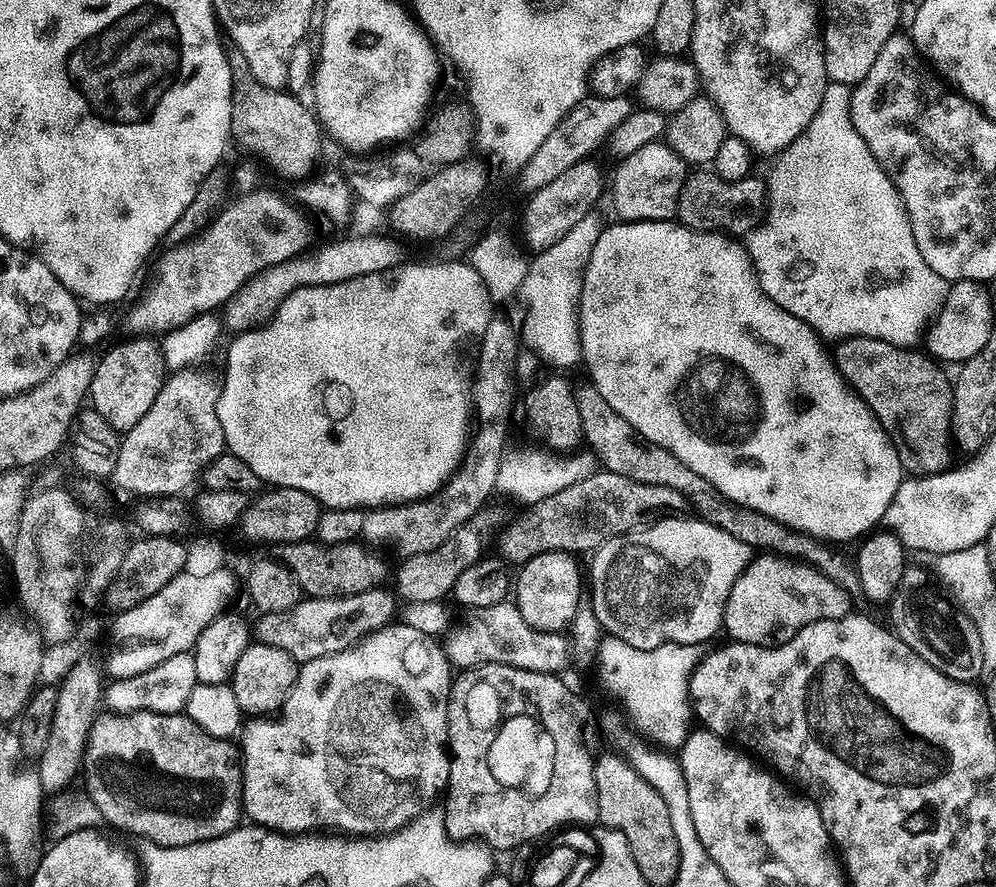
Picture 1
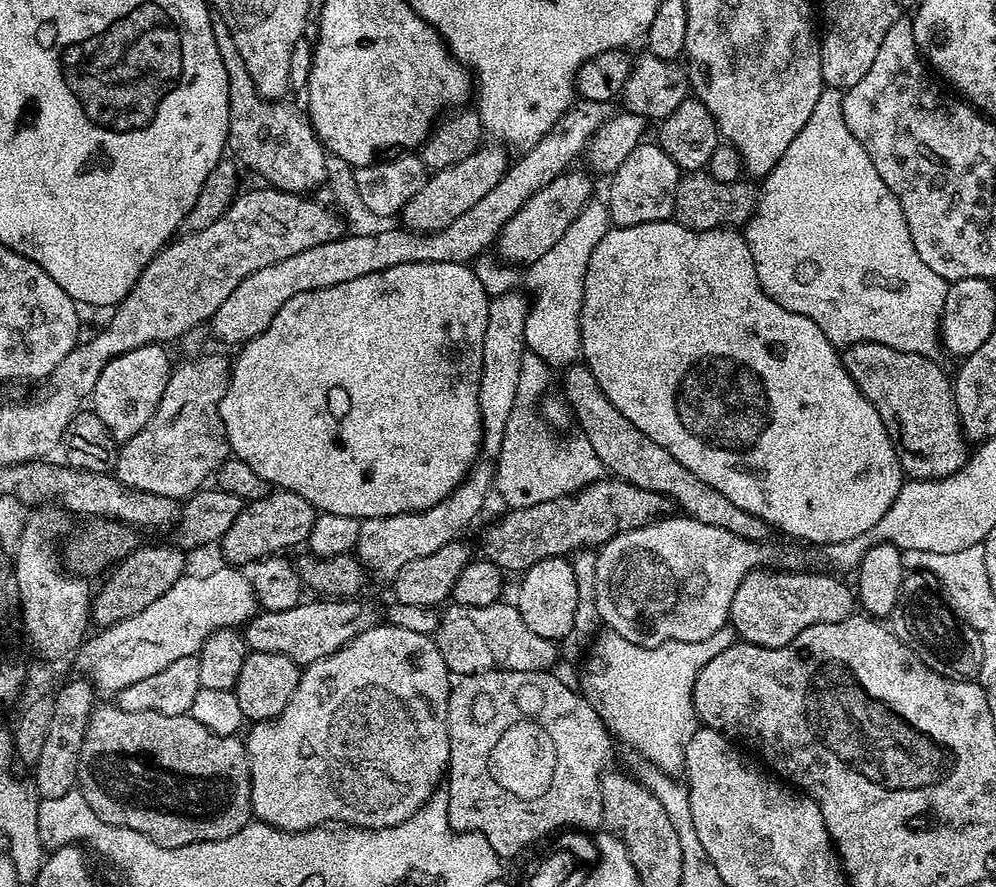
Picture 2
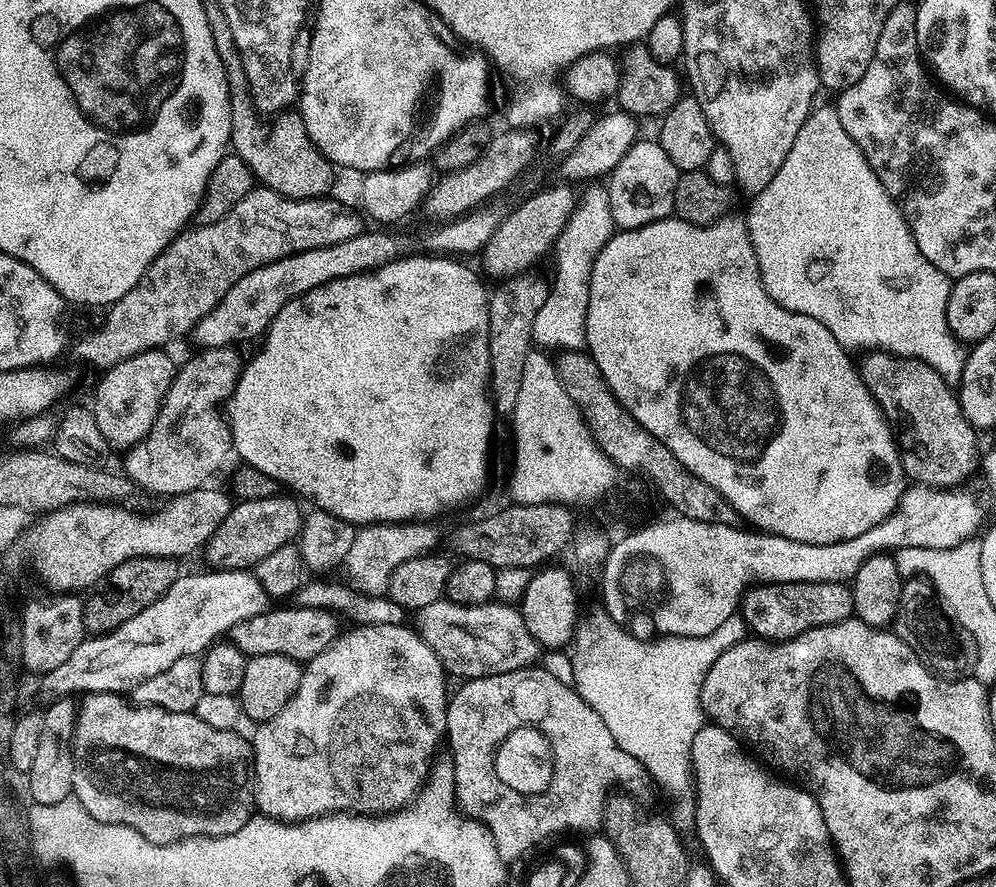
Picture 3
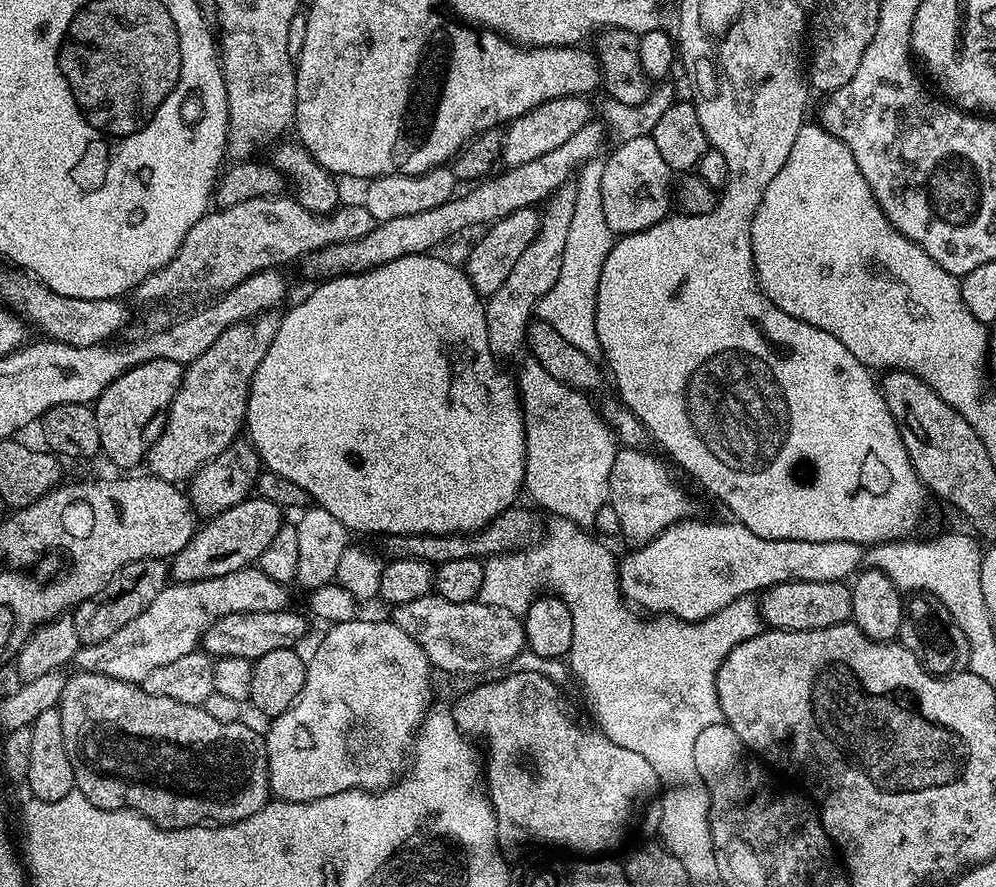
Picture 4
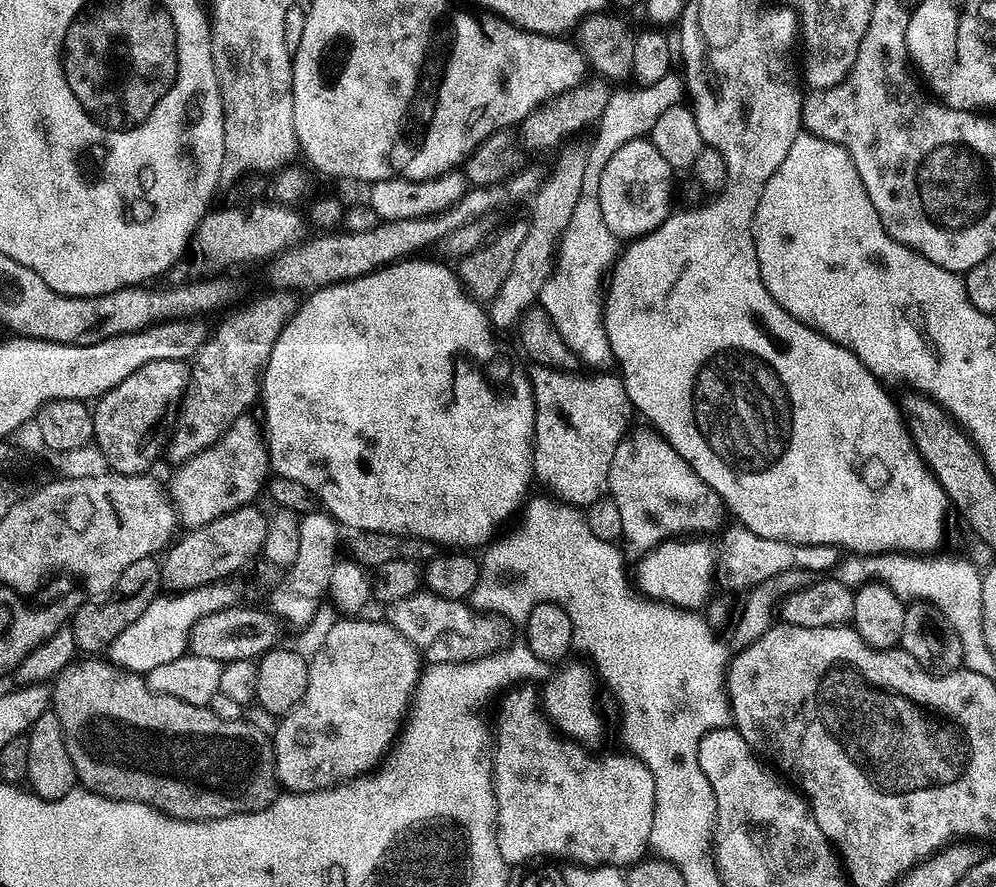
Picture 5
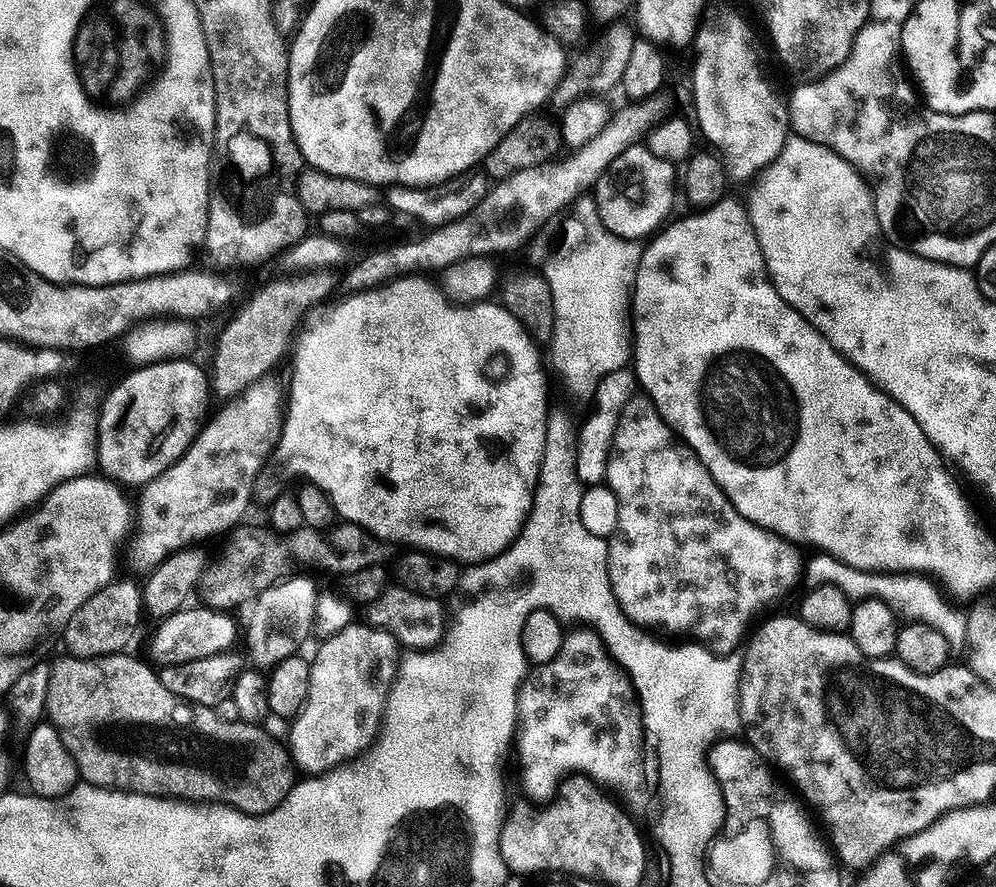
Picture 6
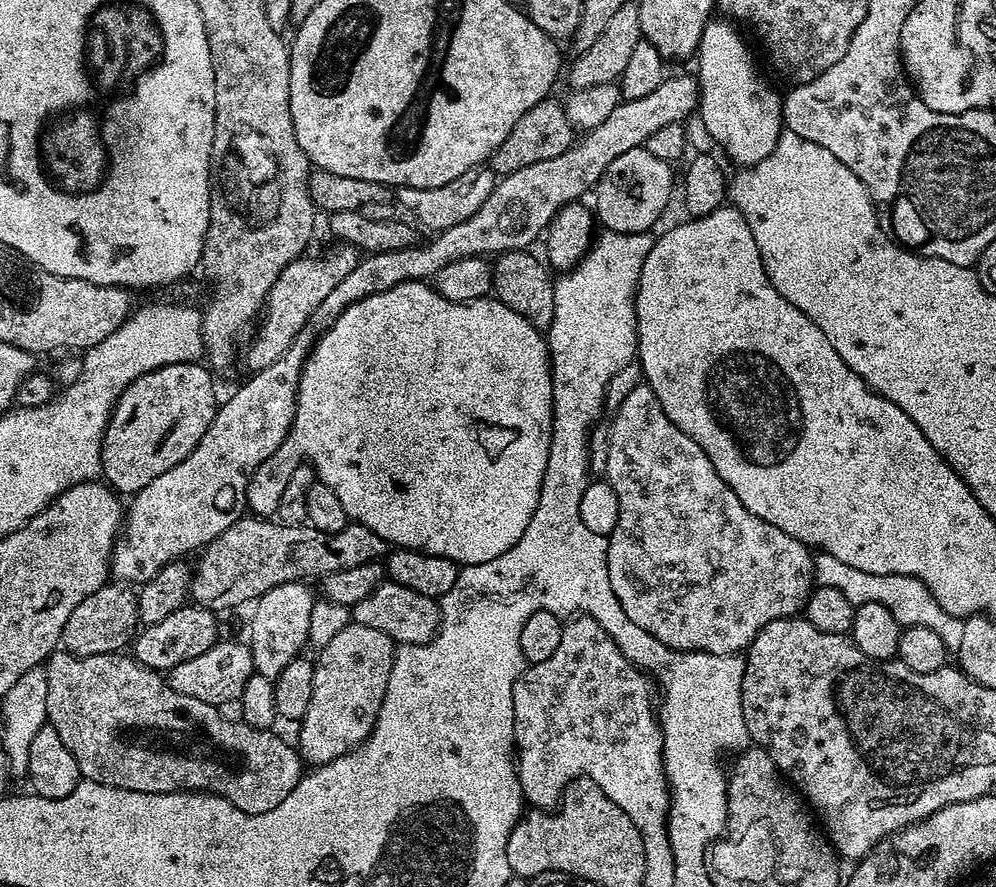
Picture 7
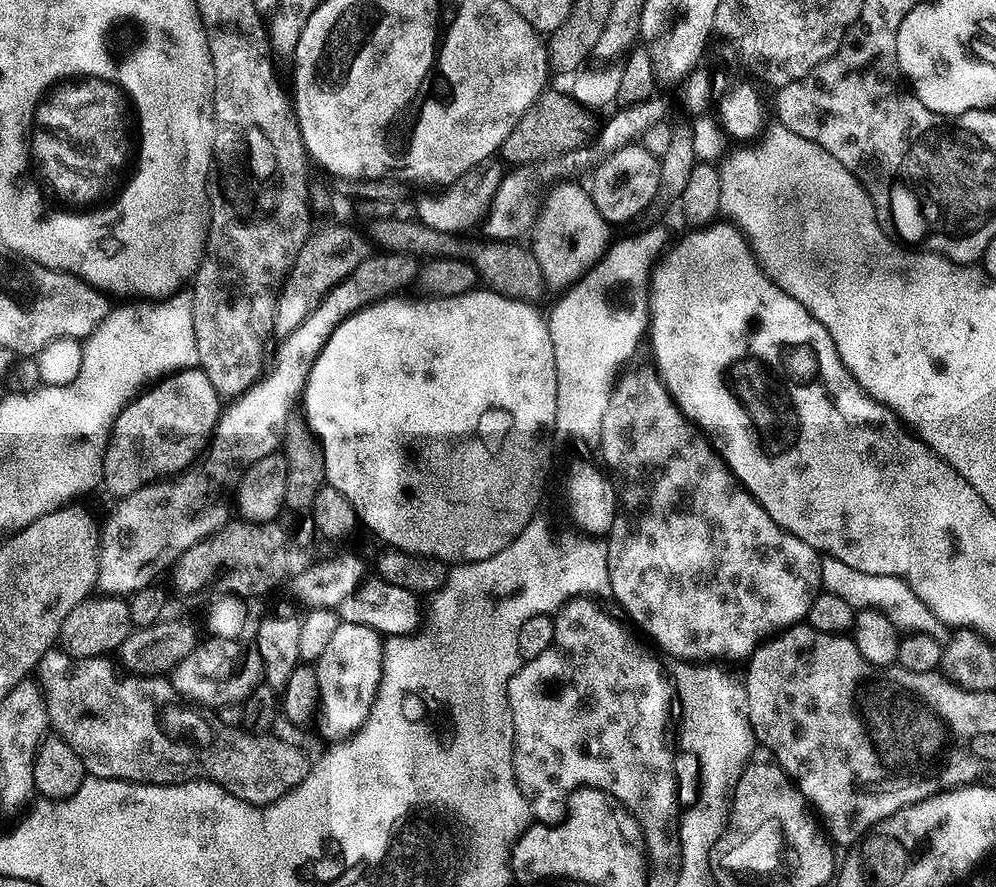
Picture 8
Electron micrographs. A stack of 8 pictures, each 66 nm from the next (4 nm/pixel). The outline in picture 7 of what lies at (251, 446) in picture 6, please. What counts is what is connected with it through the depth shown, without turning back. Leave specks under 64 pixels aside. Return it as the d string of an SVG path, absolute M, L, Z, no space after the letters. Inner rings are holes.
M301 334L292 341L292 345L284 351L268 368L261 368L252 377L229 398L228 401L221 403L216 409L216 416L210 422L210 426L206 430L206 434L198 442L196 449L191 452L182 462L178 462L178 466L174 466L170 470L166 470L166 474L162 474L158 478L154 478L154 482L146 485L142 491L135 493L131 497L132 505L127 505L126 511L122 516L122 523L116 533L116 543L112 546L112 554L110 557L110 572L117 581L123 582L128 586L139 586L145 584L150 578L154 578L154 574L158 574L158 570L162 570L170 562L179 561L184 558L187 552L195 553L197 550L203 549L214 538L218 538L218 534L222 534L222 530L226 530L236 520L240 519L242 509L245 507L246 501L244 495L248 489L248 478L254 470L258 470L258 466L262 466L262 462L266 462L266 458L270 458L270 454L281 451L285 446L284 439L289 439L292 432L292 422L296 418L296 394L300 383L300 374L304 371L304 362L310 351L310 340L308 344L307 335Z

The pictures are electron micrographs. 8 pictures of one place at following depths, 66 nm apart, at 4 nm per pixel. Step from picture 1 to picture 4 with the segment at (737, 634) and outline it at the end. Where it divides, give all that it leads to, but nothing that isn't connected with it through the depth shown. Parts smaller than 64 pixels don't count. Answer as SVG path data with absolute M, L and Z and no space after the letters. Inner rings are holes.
M792 580L767 589L759 597L760 617L769 629L778 630L822 630L830 626L849 623L852 619L852 590L847 583L806 582Z

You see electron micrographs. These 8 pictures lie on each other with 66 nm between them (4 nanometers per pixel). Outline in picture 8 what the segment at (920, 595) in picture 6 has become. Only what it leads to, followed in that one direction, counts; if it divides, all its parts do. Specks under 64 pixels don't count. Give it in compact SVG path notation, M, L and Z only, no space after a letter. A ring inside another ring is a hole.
M821 555L820 586L823 591L842 598L849 606L857 610L868 609L881 612L894 624L897 632L907 634L930 634L939 644L945 645L950 639L948 625L941 623L928 609L926 604L908 586L904 580L899 580L886 574L866 574L866 570L854 570L854 566L846 566L846 562L838 562L838 558Z

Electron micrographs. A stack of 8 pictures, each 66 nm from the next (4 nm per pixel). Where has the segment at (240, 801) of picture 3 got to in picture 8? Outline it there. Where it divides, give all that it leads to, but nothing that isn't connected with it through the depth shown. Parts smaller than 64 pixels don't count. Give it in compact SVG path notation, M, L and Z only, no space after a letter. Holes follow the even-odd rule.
M53 650L42 654L40 665L37 666L34 673L40 693L44 696L51 731L60 739L65 740L70 746L70 750L74 750L74 754L78 754L87 775L97 776L99 780L129 780L131 784L181 784L187 780L209 780L225 788L234 798L238 798L247 804L259 804L261 806L273 804L275 800L282 798L290 790L294 790L294 786L298 786L302 782L302 778L306 778L310 767L310 756L307 756L298 745L291 744L288 740L279 740L276 734L249 732L240 726L221 724L219 719L216 718L207 720L200 713L203 711L197 710L191 703L185 702L177 694L171 679L164 676L134 676L128 674L123 677L125 680L119 680L116 677L116 672L118 673L117 665L113 661L112 665L108 660L111 659L104 656L87 656L77 660L75 656L68 656L62 650Z

